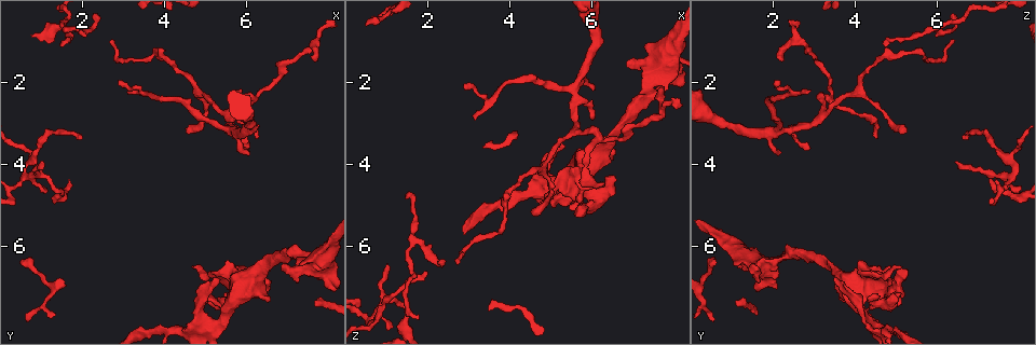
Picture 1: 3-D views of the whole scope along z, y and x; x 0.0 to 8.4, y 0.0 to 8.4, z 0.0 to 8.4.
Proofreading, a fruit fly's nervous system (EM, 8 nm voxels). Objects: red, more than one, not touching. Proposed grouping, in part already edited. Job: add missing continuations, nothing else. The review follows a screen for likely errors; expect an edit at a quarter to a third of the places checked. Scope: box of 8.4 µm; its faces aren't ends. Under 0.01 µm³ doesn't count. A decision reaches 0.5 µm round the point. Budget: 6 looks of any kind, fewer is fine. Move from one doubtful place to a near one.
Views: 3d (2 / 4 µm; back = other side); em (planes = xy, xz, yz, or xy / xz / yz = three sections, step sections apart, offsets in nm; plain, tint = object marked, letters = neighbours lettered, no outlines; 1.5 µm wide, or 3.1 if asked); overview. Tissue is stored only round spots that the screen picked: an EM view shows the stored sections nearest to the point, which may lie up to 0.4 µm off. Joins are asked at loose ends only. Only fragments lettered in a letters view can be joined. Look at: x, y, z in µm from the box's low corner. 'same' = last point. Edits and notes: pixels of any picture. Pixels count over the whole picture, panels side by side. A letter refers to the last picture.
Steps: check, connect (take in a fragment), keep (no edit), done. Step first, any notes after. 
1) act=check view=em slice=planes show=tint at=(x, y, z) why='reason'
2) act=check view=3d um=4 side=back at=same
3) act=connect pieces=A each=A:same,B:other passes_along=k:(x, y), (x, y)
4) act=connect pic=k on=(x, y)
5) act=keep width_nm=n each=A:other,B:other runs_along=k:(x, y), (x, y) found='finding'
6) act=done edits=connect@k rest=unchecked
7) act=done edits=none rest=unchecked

act=check view=em slice=xz step=4 show=letters at=(6.85, 6.45, 1.50) why='an open end'

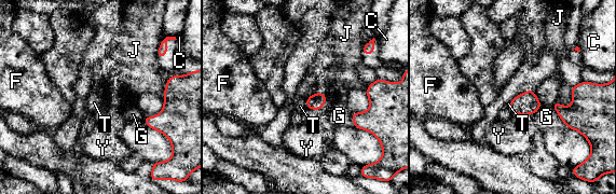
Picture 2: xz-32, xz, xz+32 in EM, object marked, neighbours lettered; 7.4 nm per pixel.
act=check view=em slice=planes show=letters at=same

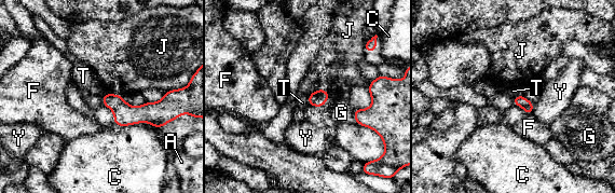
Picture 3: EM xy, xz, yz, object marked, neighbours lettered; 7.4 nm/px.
act=keep each=A:other,C:other,F:other,G:other,J:other,T:other,Y:other border=3:(308, 95), (309, 106) found='no lettered fragment goes on from it'

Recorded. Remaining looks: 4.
act=check view=em slice=xz step=4 show=tint at=(7.65, 1.50, 2.20) why='branch stops here'

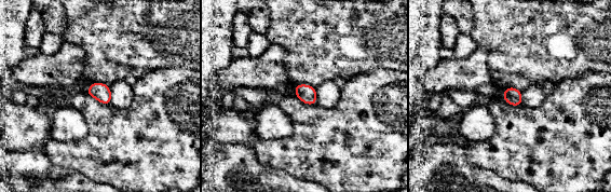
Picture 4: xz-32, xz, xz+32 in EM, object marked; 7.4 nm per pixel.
act=check view=em slice=xz step=4 show=letters at=same

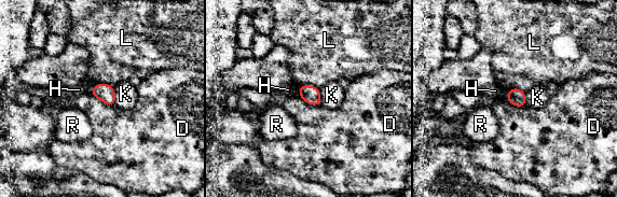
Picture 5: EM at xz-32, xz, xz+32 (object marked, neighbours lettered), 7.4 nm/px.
act=keep each=D:other,H:other,K:other,L:other,R:other border=5:(299, 86), (313, 85), (319, 90) found='no lettered fragment goes on from it'

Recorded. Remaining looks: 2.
act=check view=em slice=planes show=letters at=(2.95, 1.95, 2.10) why='thin end'

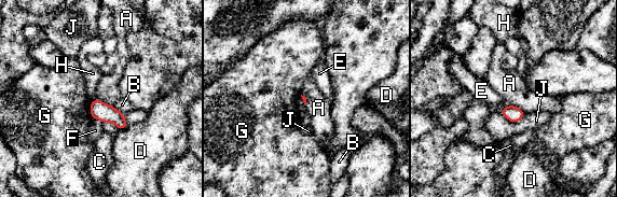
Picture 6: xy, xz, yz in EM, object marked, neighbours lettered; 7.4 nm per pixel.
act=keep each=A:other,B:other,C:other,D:other,E:other,F:other,G:other,H:other,J:other border=6:(502, 108), (517, 106), (525, 113) found='none of them fits'

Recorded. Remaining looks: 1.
act=done edits=none rest=unchecked

